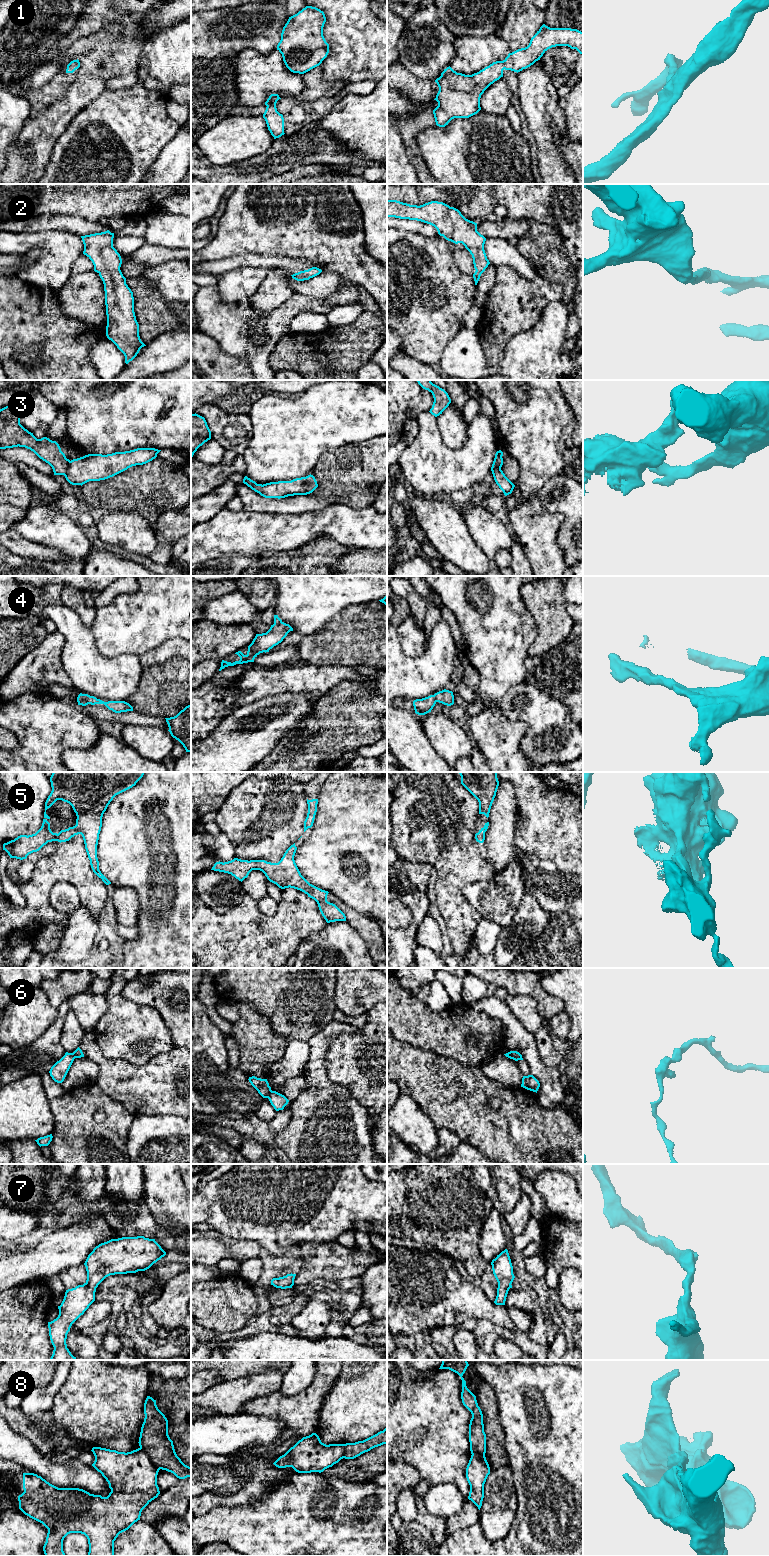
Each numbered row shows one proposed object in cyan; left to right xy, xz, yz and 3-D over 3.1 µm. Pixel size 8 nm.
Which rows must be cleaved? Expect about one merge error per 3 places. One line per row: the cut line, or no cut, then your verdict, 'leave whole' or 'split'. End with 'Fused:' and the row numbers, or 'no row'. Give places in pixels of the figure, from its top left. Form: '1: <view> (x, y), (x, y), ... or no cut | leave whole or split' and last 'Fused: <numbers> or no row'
1: no cut | leave whole
2: no cut | leave whole
3: xy (70, 461), (67, 470), (63, 474) | split
4: no cut | leave whole
5: no cut | leave whole
6: xz (271, 1090), (267, 1097) | split
7: no cut | leave whole
8: xy (140, 1447), (159, 1469) | split
Fused: 3, 6, 8

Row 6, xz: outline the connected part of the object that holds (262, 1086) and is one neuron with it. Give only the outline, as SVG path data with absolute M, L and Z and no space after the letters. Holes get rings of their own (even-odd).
M255 1076L249 1077L249 1082L258 1091L263 1098L268 1098L271 1090L267 1079L257 1078Z

